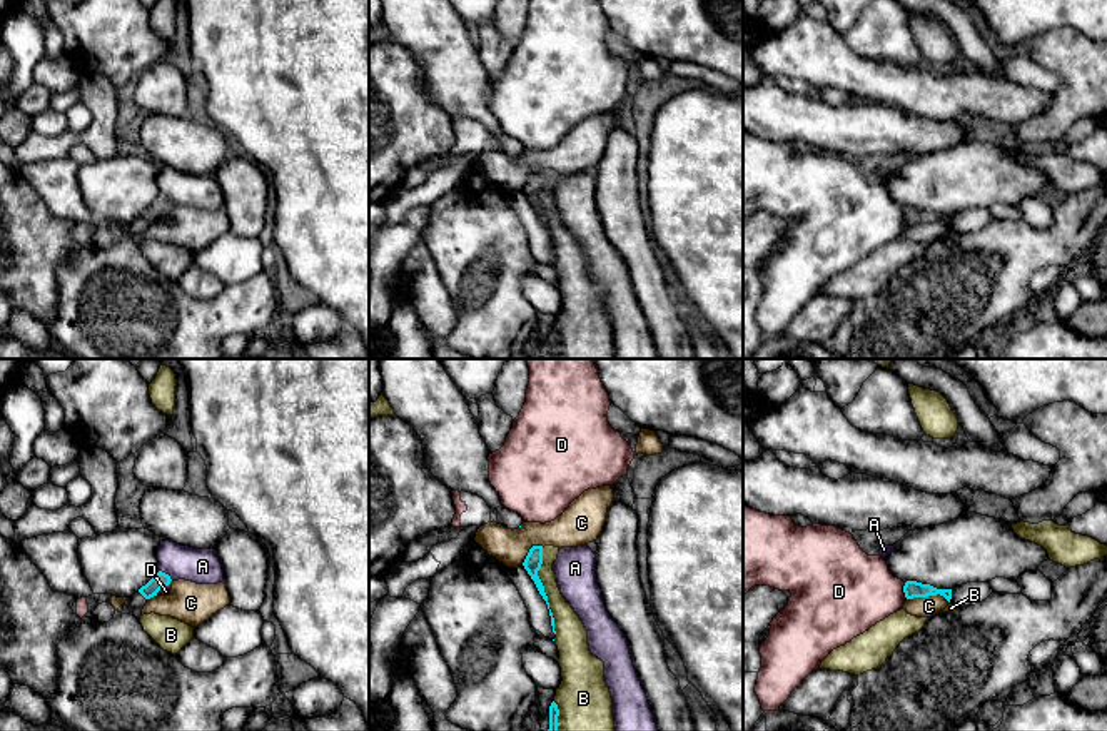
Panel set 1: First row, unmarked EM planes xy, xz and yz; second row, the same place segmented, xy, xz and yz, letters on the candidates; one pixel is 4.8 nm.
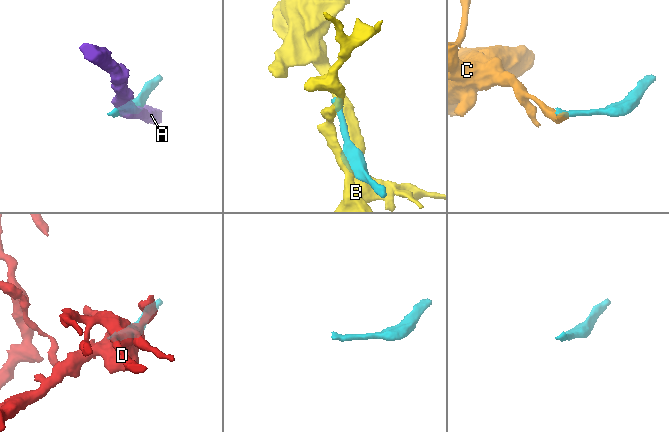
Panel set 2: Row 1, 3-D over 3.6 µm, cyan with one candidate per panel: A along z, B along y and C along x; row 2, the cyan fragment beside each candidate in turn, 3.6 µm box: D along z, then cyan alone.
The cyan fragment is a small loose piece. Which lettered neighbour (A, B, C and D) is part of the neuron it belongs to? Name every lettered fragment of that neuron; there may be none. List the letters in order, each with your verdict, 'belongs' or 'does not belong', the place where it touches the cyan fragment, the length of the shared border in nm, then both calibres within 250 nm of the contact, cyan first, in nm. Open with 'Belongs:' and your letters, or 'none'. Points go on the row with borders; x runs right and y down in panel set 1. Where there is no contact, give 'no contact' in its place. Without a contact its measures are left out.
Belongs: none
A: does not belong | xy (167, 574) | 80 nm | 80/170 nm
B: does not belong | xz (543, 591) | 420 nm | 90/150 nm
C: does not belong | yz (929, 594) | 200 nm | 80/100 nm
D: does not belong | yz (904, 589) | 70 nm | 80/380 nm

